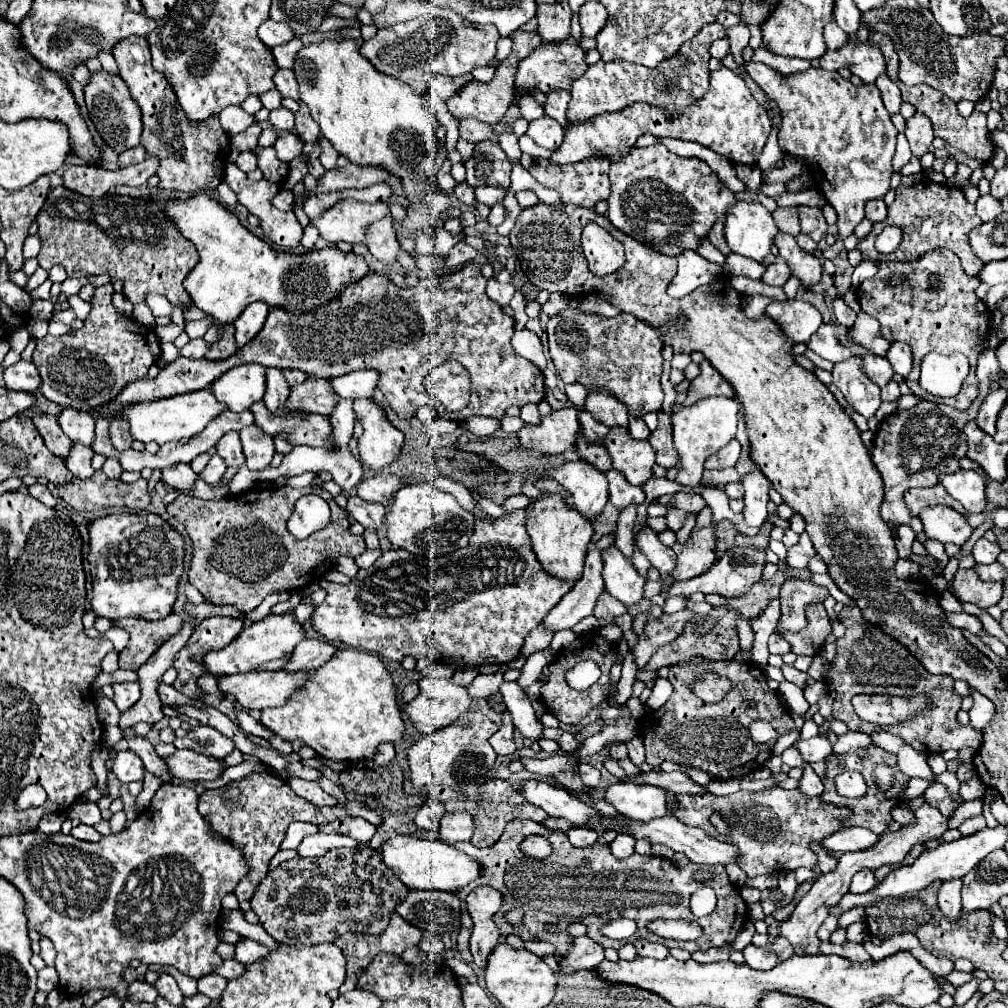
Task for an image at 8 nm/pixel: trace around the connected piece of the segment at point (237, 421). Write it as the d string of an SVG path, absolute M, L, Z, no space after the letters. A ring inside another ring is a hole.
M251 410L247 412L223 412L223 416L217 416L215 420L209 422L209 426L191 438L169 442L165 446L159 448L157 454L144 451L136 451L131 448L129 454L129 463L121 463L124 471L138 471L144 468L161 469L175 466L179 462L187 462L189 464L196 456L201 453L207 452L208 449L217 444L217 440L229 432L229 430L241 430L247 424L253 422Z

